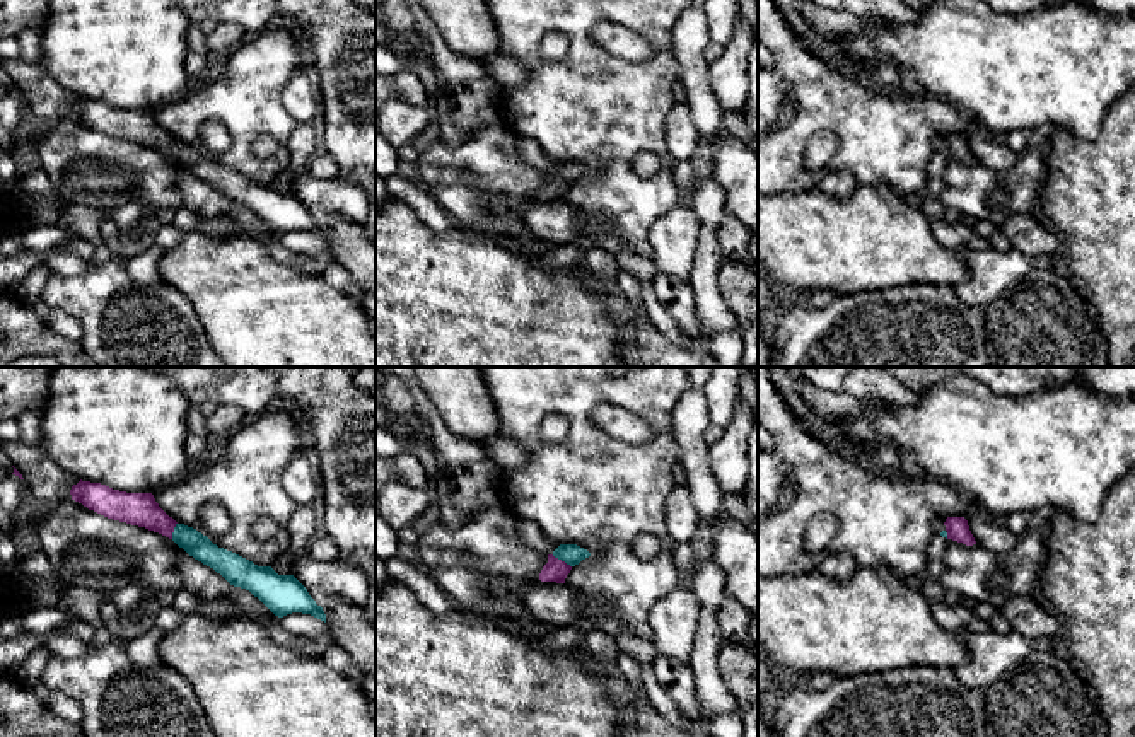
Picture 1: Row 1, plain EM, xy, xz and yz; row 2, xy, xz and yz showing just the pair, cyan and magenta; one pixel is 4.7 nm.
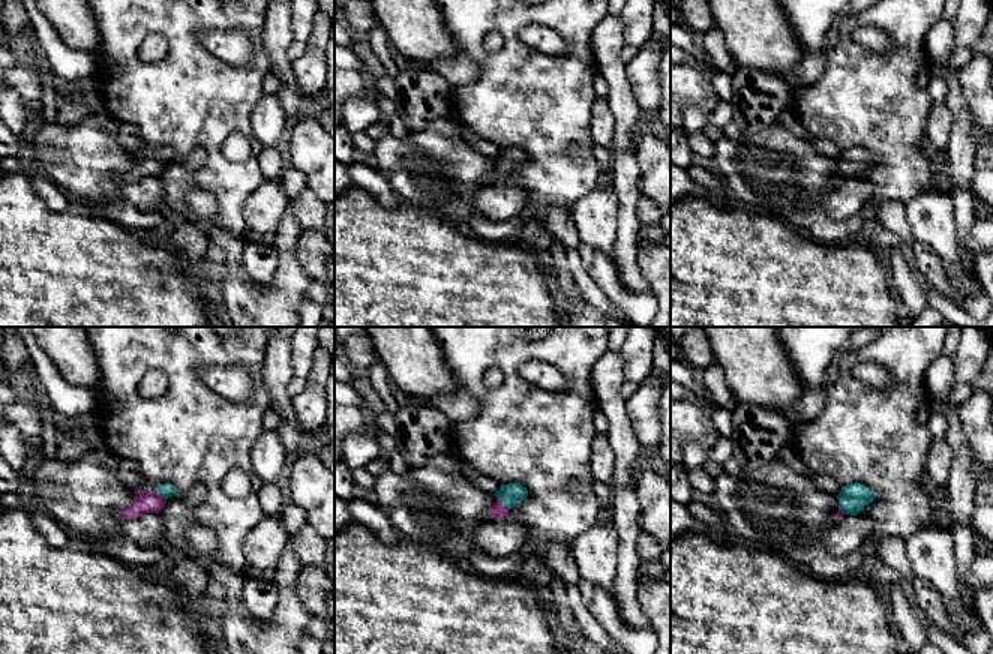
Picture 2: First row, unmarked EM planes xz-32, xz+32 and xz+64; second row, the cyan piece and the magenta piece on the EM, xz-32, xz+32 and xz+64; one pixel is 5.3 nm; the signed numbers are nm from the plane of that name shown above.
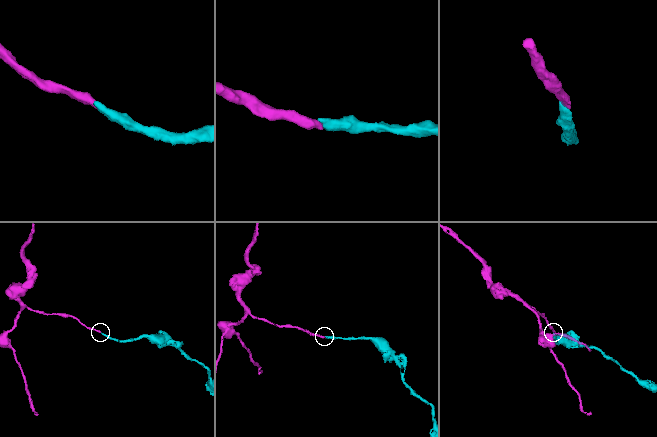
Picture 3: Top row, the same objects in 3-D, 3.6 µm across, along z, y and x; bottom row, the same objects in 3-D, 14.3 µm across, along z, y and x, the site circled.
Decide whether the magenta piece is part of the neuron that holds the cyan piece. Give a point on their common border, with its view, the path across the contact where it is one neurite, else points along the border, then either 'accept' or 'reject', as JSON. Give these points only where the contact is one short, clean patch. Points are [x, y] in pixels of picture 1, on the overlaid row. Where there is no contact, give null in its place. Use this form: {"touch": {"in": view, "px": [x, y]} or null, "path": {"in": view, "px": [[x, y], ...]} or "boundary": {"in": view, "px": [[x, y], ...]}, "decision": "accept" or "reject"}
{"touch": {"in": "xz", "px": [562, 560]}, "path": {"in": "xz", "px": [[572, 555], [562, 560], [555, 570]]}, "decision": "accept"}

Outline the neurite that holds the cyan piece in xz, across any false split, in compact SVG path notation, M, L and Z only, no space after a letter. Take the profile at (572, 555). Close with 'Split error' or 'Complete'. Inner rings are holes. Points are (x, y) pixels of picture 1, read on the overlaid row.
M560 544L548 554L548 563L543 566L539 580L565 583L570 570L589 556L591 553L577 544Z. Split error

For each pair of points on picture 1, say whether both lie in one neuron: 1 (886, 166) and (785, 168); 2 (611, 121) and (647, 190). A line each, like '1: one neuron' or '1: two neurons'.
1: one neuron
2: one neuron

